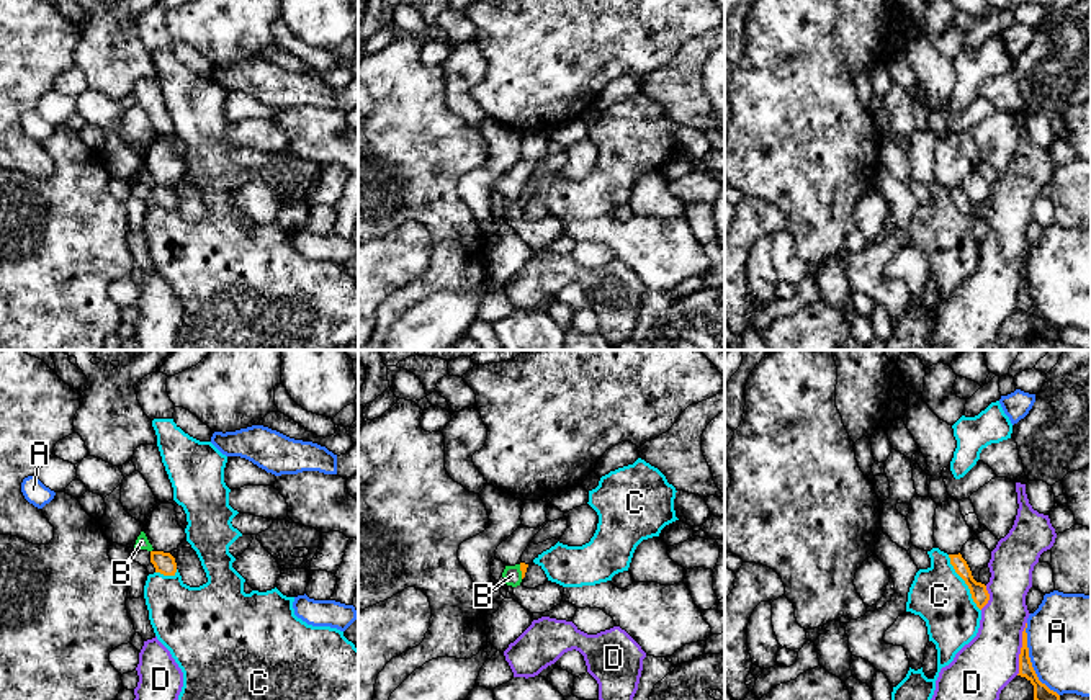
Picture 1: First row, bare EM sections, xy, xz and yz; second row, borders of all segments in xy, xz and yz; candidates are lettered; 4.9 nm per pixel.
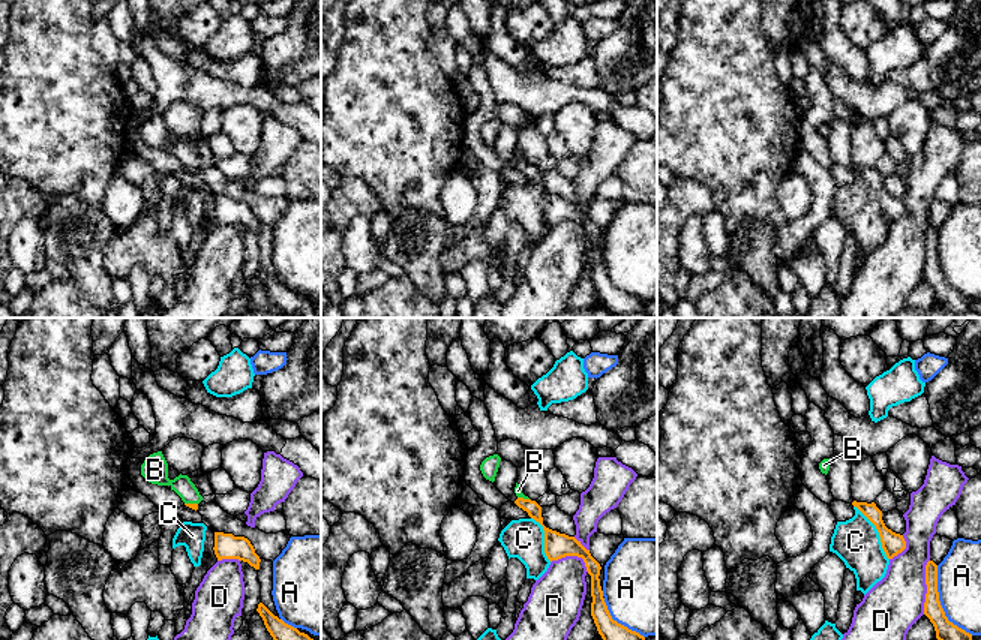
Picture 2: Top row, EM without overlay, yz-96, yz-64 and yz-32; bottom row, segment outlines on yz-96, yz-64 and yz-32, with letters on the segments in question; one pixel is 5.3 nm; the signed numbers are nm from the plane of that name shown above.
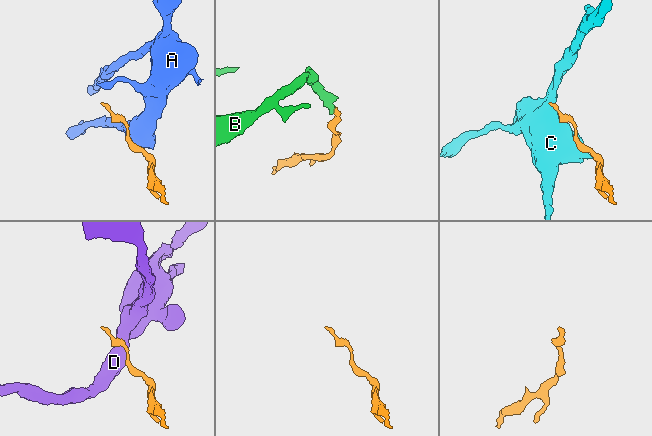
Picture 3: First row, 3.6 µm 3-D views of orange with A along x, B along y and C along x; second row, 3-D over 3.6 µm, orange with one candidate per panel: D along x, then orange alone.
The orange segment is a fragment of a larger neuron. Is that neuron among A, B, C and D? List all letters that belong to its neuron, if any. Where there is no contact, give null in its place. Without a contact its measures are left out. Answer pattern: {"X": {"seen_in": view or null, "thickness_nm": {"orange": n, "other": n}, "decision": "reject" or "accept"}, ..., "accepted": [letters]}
{"A": {"seen_in": "yz", "thickness_nm": {"orange": 80, "other": 480}, "decision": "reject"}, "B": {"seen_in": "xz", "thickness_nm": {"orange": 40, "other": 90}, "decision": "accept"}, "C": {"seen_in": "yz", "thickness_nm": {"orange": 90, "other": 280}, "decision": "reject"}, "D": {"seen_in": "yz", "thickness_nm": {"orange": 80, "other": 280}, "decision": "reject"}, "accepted": ["B"]}

